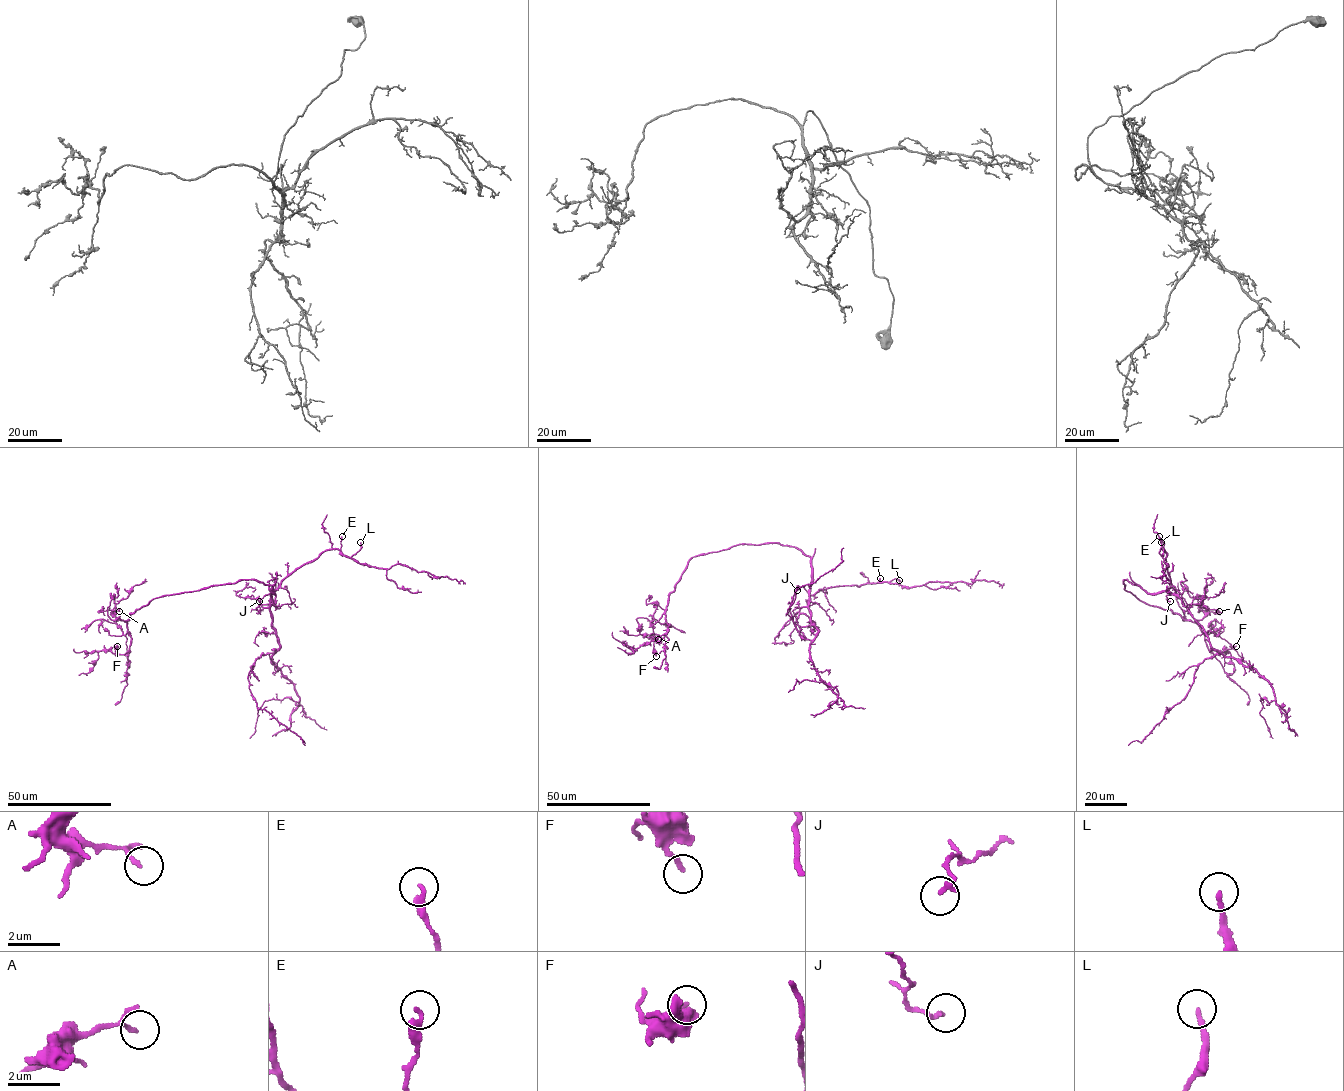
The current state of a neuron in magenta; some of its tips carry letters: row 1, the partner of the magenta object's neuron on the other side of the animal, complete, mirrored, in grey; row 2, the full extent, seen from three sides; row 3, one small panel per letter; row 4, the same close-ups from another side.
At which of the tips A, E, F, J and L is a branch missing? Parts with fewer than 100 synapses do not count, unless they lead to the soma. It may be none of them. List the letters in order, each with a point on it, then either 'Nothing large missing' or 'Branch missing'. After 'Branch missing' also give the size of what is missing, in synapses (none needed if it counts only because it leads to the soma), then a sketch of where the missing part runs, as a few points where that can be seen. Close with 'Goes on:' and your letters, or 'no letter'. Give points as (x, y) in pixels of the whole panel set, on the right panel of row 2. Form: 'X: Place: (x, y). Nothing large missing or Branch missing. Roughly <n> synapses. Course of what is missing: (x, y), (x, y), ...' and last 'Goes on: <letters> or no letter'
A: Place: (1219, 611). Nothing large missing
E: Place: (1159, 536). Nothing large missing
F: Place: (1236, 646). Nothing large missing
J: Place: (1170, 601). Nothing large missing
L: Place: (1161, 542). Nothing large missing
Goes on: no letter

